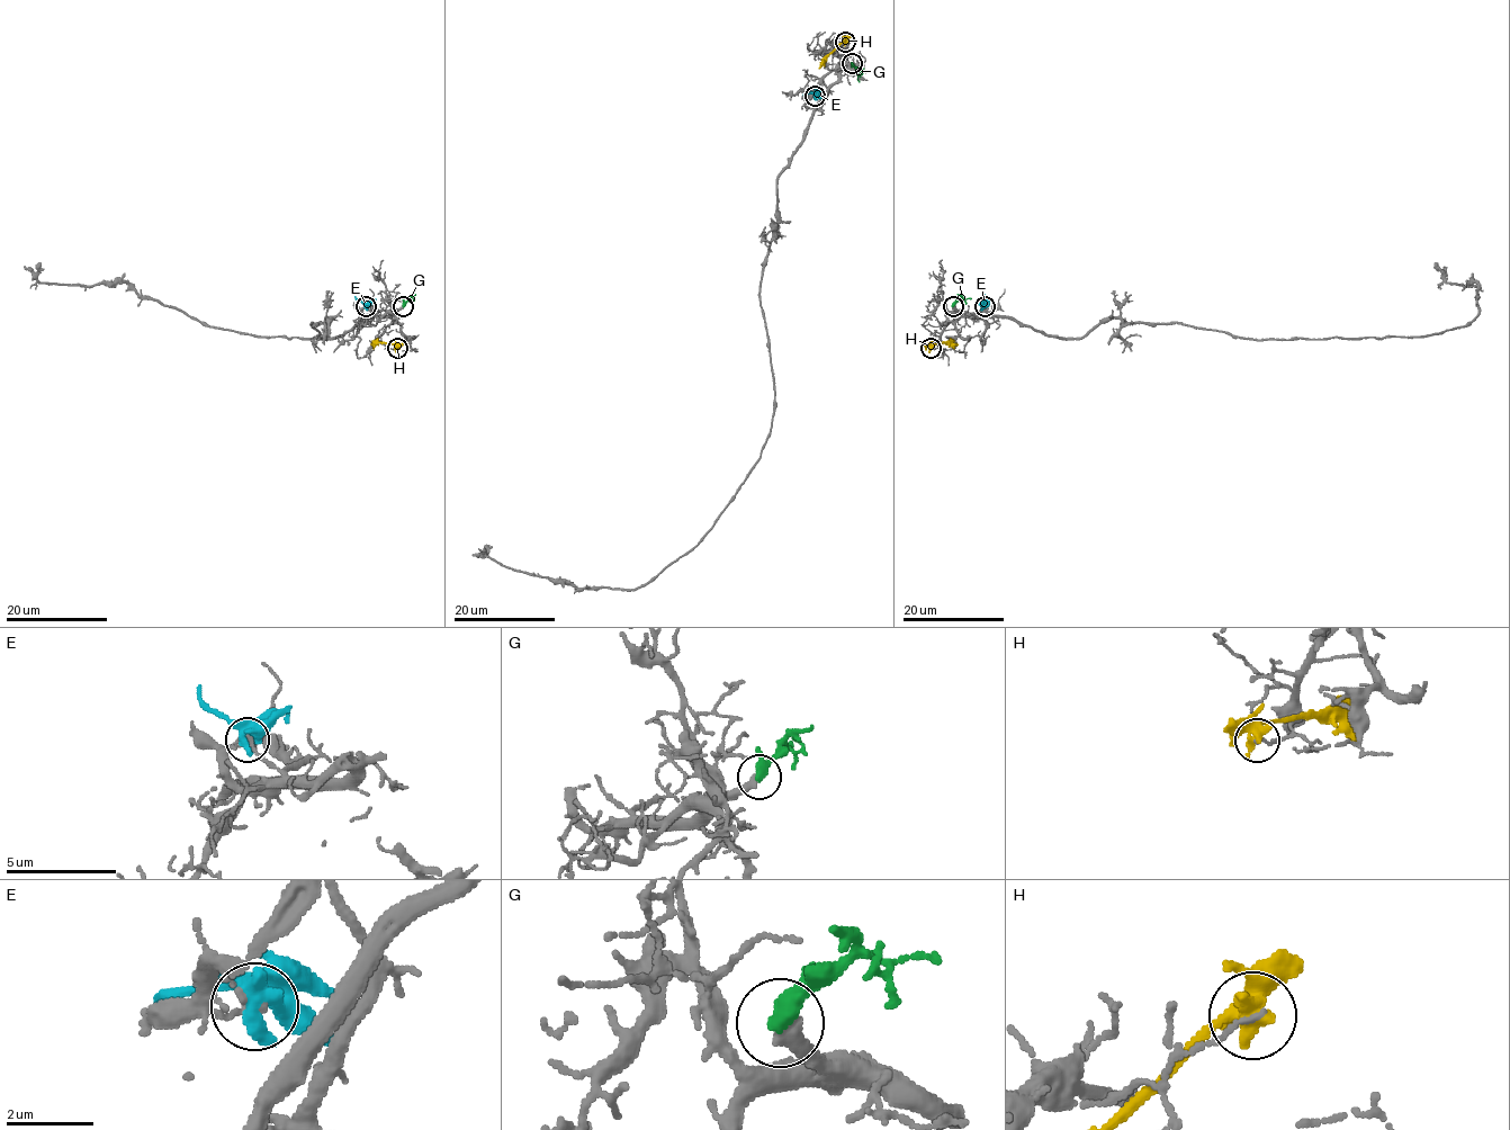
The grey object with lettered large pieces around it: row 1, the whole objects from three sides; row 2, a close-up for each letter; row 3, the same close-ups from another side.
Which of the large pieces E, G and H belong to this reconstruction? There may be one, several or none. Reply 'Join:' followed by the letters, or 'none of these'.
Join: G

